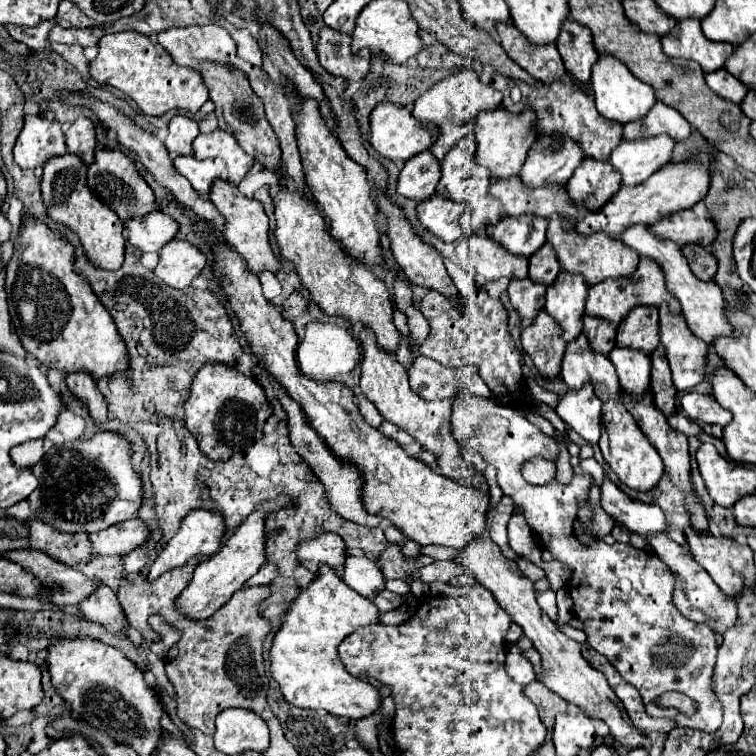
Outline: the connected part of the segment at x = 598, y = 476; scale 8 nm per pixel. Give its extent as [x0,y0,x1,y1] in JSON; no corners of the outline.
[580,458,605,487]

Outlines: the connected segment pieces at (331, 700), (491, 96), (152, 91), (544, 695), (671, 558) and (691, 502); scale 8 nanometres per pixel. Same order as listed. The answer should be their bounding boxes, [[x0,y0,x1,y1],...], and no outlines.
[[270,555,384,719],[412,69,502,163],[90,31,208,115],[524,681,568,731],[648,533,738,635],[628,393,708,531]]

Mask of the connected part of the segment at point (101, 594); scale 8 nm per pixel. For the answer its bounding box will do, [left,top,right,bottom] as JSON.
[78,583,128,633]

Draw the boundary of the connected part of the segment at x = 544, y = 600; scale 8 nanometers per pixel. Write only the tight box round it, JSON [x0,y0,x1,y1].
[536,591,556,621]

